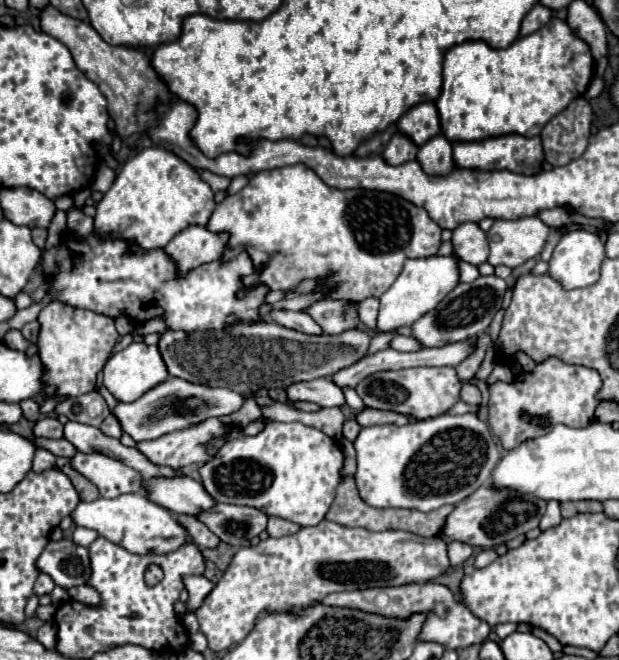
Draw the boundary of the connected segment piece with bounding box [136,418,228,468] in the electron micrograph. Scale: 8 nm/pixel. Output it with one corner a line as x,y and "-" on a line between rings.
208,418
198,426
192,426
184,432
172,432
164,434
156,440
138,442
136,448
148,456
158,466
170,466
170,468
182,468
188,464
204,464
208,456
204,456
204,440
210,440
212,436
222,436
226,430
224,422
218,418

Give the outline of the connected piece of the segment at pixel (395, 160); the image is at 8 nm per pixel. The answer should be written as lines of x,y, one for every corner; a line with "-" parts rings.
394,134
382,152
388,164
404,164
408,160
416,160
416,154
418,154
418,146
412,144
412,140
408,140
408,136
404,134

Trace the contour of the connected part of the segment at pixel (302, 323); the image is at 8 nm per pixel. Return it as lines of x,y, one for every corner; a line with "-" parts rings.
276,312
276,324
282,324
286,328
292,328
296,332
304,332
304,334
314,334
320,336
324,334
324,330
310,318
308,312

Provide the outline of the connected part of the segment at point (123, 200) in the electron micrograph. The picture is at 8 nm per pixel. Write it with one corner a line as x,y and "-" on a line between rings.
144,148
122,166
114,184
98,202
94,232
136,240
140,248
164,248
168,240
172,240
176,232
188,228
188,224
208,224
214,206
212,188
190,164
174,152

